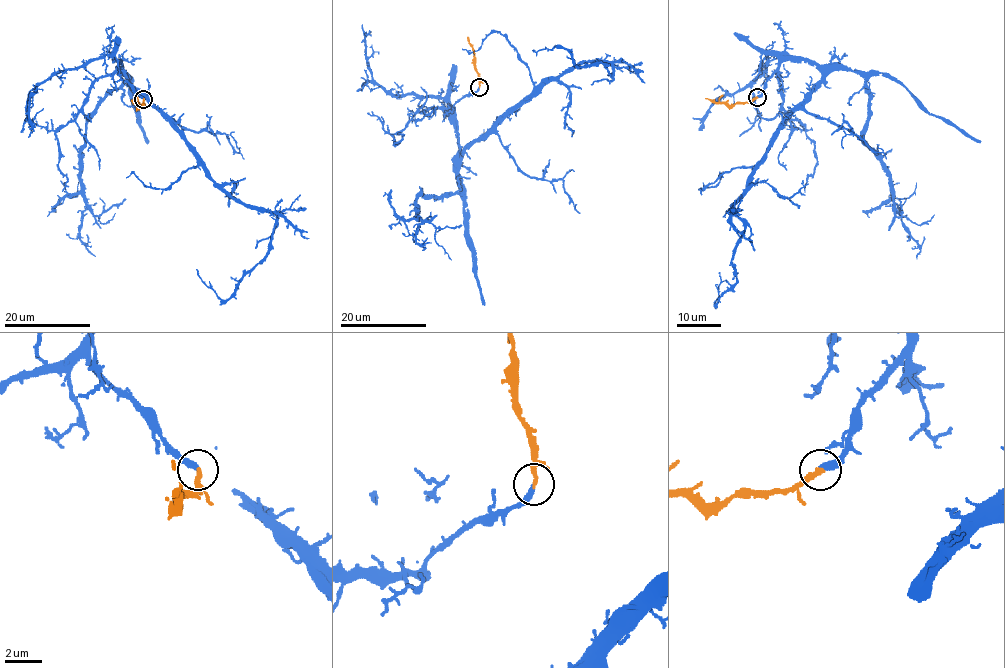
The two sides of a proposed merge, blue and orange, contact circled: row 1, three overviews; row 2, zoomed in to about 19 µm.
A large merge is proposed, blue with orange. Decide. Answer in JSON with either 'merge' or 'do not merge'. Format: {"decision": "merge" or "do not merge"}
{"decision": "merge"}

